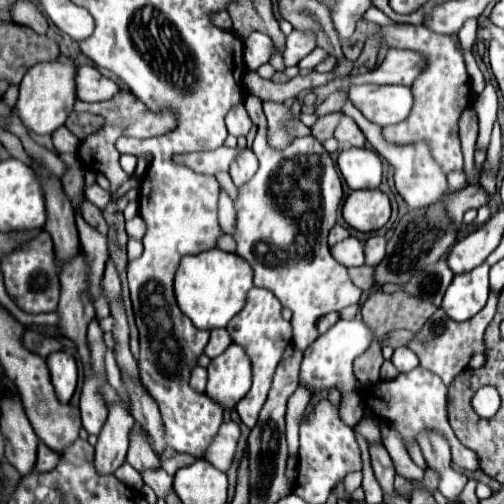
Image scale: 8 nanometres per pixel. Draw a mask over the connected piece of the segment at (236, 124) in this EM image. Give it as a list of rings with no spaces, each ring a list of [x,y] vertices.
[[[238,103],[236,107],[232,107],[226,115],[226,127],[228,127],[228,133],[234,135],[234,137],[240,137],[240,135],[246,135],[252,127],[252,121],[248,117],[248,111],[244,107],[244,103]]]

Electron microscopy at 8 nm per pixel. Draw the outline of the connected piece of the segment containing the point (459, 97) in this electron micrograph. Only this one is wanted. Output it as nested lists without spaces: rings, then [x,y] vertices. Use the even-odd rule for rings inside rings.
[[[402,23],[402,25],[382,27],[382,43],[388,49],[416,51],[426,59],[424,73],[420,73],[412,83],[412,93],[414,93],[412,115],[404,123],[384,127],[382,129],[384,139],[394,145],[420,143],[424,139],[426,143],[432,145],[432,157],[446,175],[450,171],[462,171],[464,161],[462,161],[462,149],[458,137],[458,123],[464,109],[472,103],[472,89],[470,89],[470,77],[466,73],[462,51],[458,47],[458,39],[446,35],[430,35],[430,31],[424,31],[422,25]]]

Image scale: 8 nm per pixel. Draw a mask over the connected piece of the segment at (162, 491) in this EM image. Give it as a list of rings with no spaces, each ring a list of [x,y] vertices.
[[[164,469],[144,471],[142,479],[144,479],[146,485],[150,485],[154,489],[154,493],[158,495],[158,499],[166,499],[166,495],[172,491],[172,477]]]

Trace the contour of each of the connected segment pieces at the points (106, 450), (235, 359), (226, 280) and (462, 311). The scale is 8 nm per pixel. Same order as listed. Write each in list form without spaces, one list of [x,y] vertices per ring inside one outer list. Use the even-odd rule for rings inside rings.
[[[112,405],[108,421],[98,435],[94,467],[98,475],[114,475],[114,471],[126,461],[128,453],[128,433],[134,425],[134,419],[122,407]]]
[[[232,343],[228,351],[212,359],[208,365],[206,395],[224,407],[234,407],[252,385],[252,361],[246,351]]]
[[[210,249],[202,251],[200,255],[186,255],[174,277],[176,301],[180,311],[184,311],[184,315],[188,315],[196,327],[200,329],[226,327],[228,321],[238,311],[244,309],[248,291],[254,287],[252,279],[254,279],[252,267],[236,253]]]
[[[482,263],[476,269],[460,273],[452,279],[442,301],[442,309],[450,319],[468,321],[486,305],[490,293],[488,271],[490,265]]]

